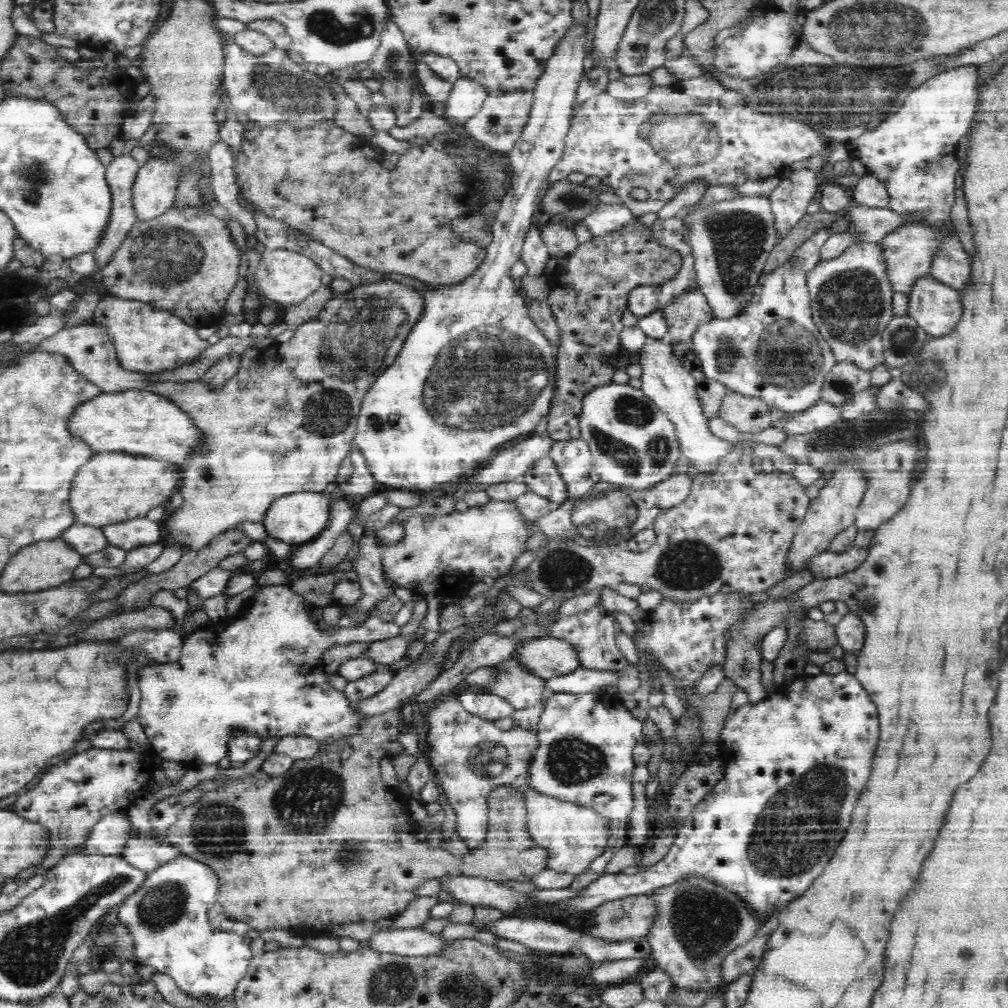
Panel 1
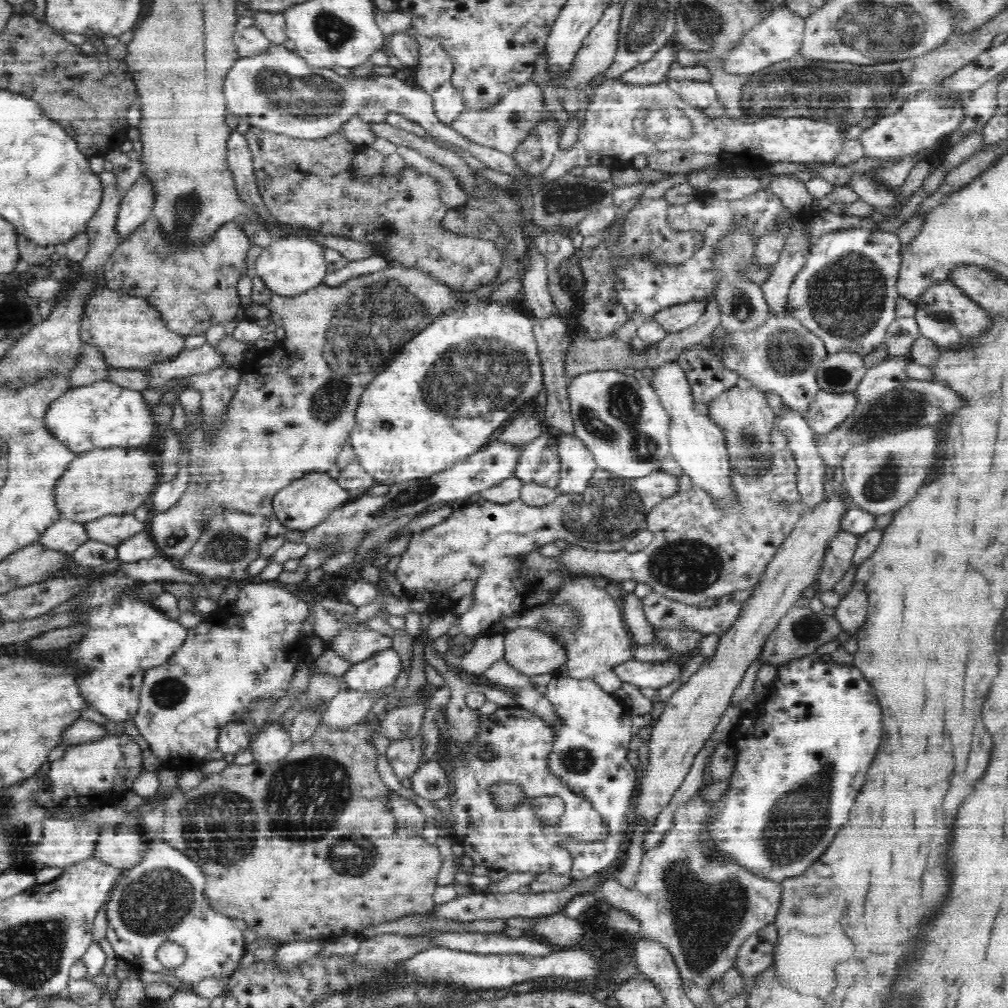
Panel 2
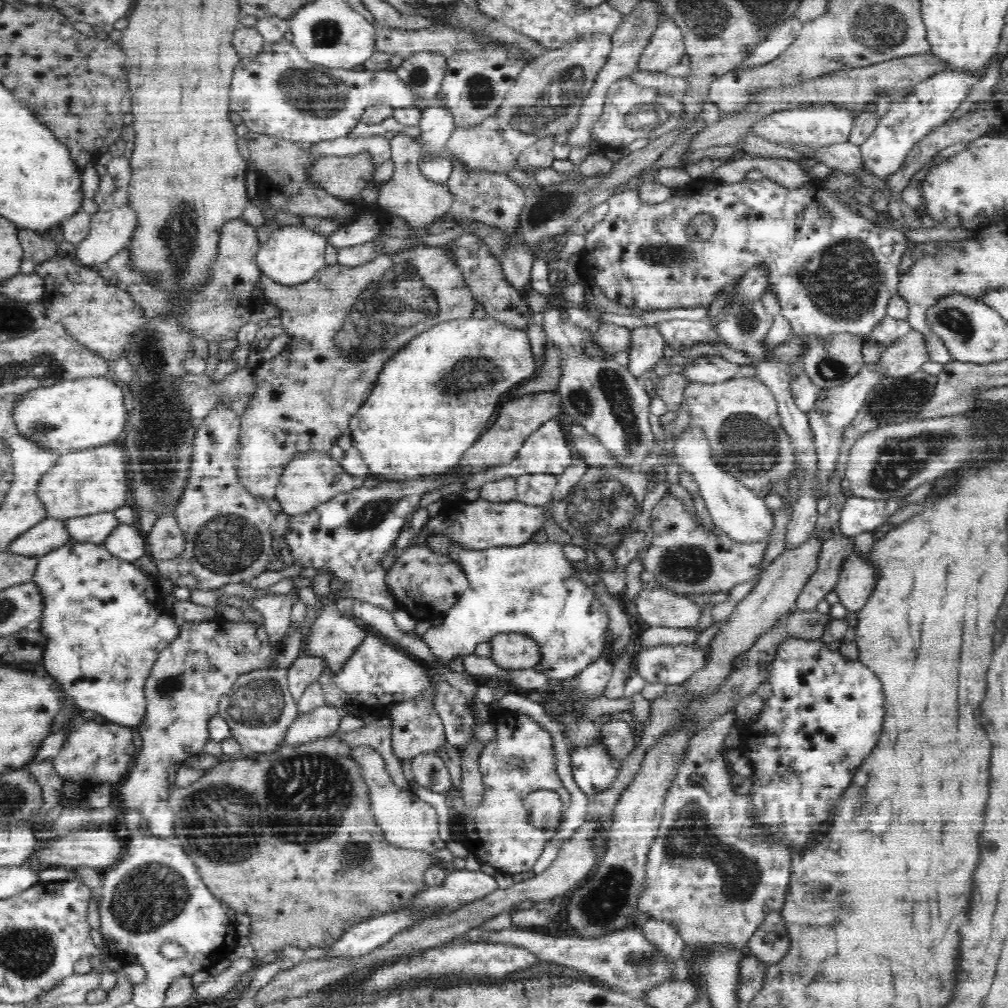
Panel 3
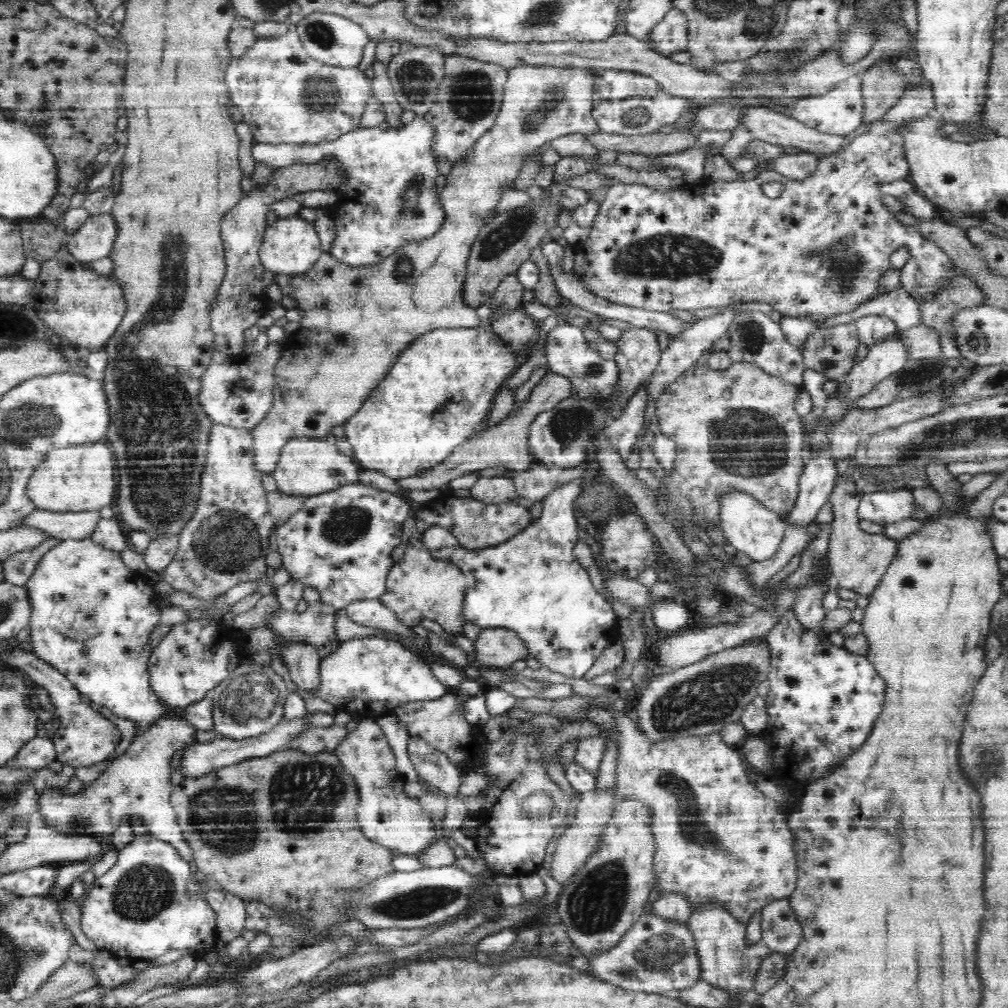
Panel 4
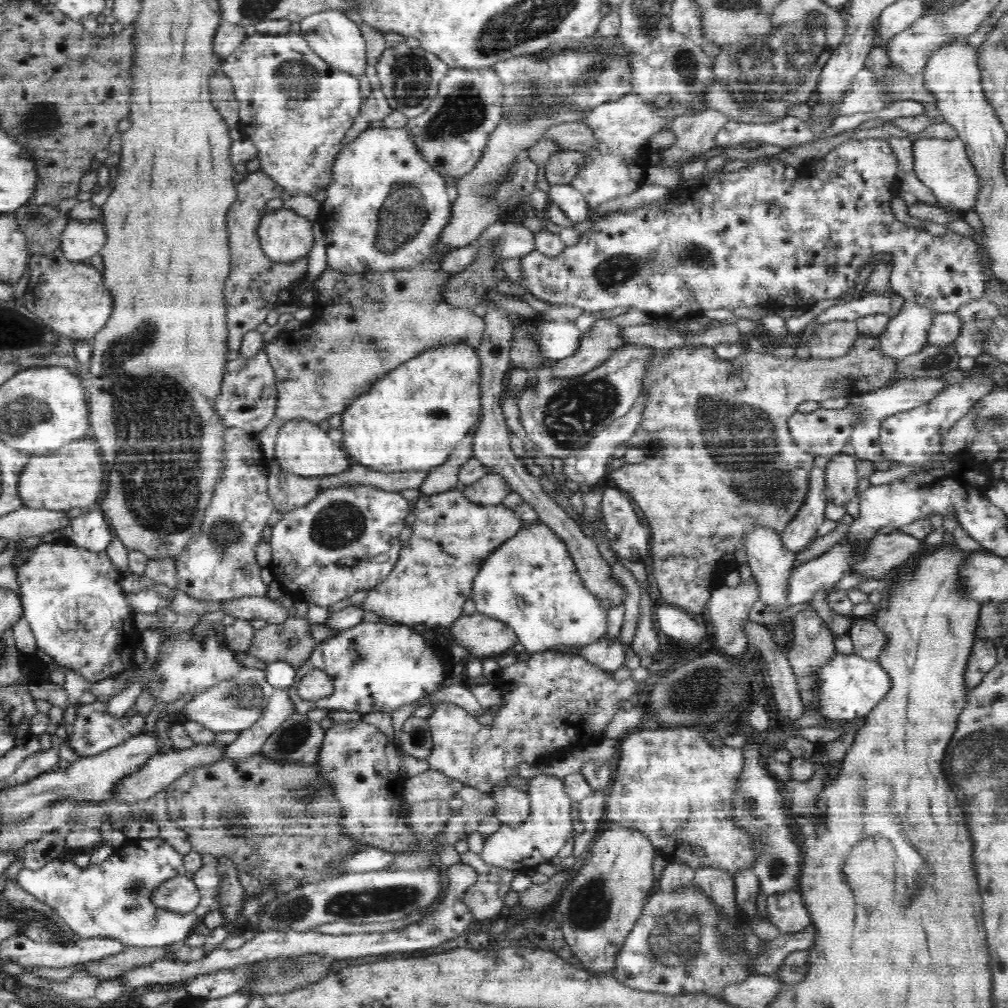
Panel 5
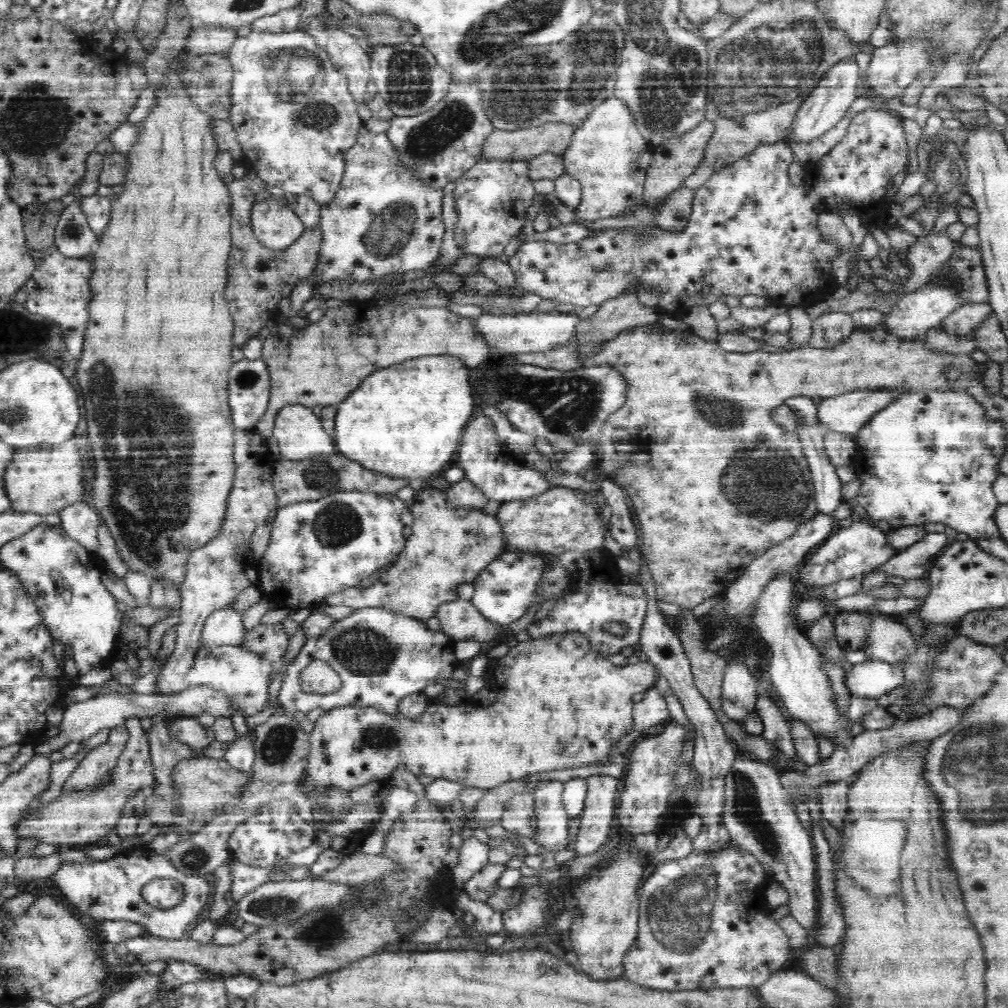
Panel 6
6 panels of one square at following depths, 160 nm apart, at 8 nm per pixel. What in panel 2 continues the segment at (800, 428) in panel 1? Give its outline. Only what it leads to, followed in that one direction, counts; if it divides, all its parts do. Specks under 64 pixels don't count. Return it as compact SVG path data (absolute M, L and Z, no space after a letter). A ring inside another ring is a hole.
M821 390L801 416L812 432L827 433L853 414L857 405L854 393L832 394Z

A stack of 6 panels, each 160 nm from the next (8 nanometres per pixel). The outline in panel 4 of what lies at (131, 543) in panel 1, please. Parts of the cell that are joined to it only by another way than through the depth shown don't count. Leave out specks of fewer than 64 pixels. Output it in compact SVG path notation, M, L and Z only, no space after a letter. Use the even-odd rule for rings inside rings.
M34 511L25 516L19 528L38 529L55 541L88 540L100 522L98 511L50 512Z

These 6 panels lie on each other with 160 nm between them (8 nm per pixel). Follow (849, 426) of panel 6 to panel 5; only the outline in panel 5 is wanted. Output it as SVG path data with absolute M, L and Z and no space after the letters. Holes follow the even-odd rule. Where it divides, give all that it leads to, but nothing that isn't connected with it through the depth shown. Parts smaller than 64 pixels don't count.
M943 377L898 379L891 385L851 397L849 406L855 408L859 421L852 427L849 443L850 446L853 446L857 459L872 462L876 471L887 471L897 467L894 466L894 463L886 461L881 455L882 449L878 440L881 422L897 412L918 408L921 404L926 404L929 400L932 400L933 396L936 396L937 392L946 387L947 380Z

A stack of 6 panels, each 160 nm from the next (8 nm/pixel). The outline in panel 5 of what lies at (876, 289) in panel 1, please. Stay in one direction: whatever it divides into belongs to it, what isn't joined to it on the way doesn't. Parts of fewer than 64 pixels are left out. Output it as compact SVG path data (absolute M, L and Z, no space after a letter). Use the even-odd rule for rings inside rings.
M847 139L844 142L841 142L837 145L834 149L829 151L824 158L820 159L820 164L818 164L818 172L814 174L814 176L802 176L800 174L800 178L796 177L795 179L788 179L784 176L786 165L783 162L778 161L776 158L771 157L764 157L756 159L753 163L748 164L740 168L740 170L736 170L734 172L727 172L727 173L720 173L717 177L710 178L703 186L700 187L699 190L696 192L692 192L692 194L688 194L688 196L678 196L678 192L674 194L674 199L672 199L672 194L669 192L658 199L657 201L652 201L648 204L644 204L638 209L632 210L632 212L622 212L622 211L612 211L612 214L608 213L608 218L602 217L602 220L596 223L596 226L592 228L590 231L586 231L585 233L581 234L580 240L576 244L572 246L567 246L559 255L555 257L546 257L540 253L540 251L534 249L532 252L521 256L518 260L520 260L520 267L522 268L521 271L521 281L519 282L522 288L525 288L527 292L533 294L536 298L549 302L551 304L567 304L568 306L574 306L575 308L581 308L585 310L586 313L592 313L596 311L602 310L610 310L616 306L632 306L633 310L645 311L656 318L663 317L664 319L671 321L672 323L677 322L679 319L684 319L684 314L688 314L688 312L696 312L696 310L710 310L710 309L730 309L734 310L739 306L756 306L761 305L763 308L769 311L775 311L778 308L782 308L783 306L793 306L793 307L800 307L804 304L814 304L819 300L826 300L826 299L837 299L839 296L846 294L850 289L853 289L853 286L857 283L857 276L858 270L862 265L865 265L868 262L876 262L879 265L882 264L882 253L890 253L893 254L893 274L891 277L891 289L895 294L899 294L903 296L906 301L912 301L914 303L918 303L924 307L930 307L930 311L934 311L934 313L949 313L955 312L956 308L960 308L962 304L966 304L966 302L970 302L970 300L980 300L980 298L985 297L984 294L986 293L986 271L983 270L983 265L985 260L983 260L984 251L979 246L977 238L969 237L969 236L962 236L961 234L953 233L948 231L946 234L942 236L935 236L931 233L928 233L925 230L920 230L918 228L910 228L906 226L903 222L896 220L896 217L893 215L893 212L890 208L890 202L894 196L894 186L896 186L896 174L898 174L898 158L894 154L882 154L882 146L872 146L872 142L856 142L855 139Z

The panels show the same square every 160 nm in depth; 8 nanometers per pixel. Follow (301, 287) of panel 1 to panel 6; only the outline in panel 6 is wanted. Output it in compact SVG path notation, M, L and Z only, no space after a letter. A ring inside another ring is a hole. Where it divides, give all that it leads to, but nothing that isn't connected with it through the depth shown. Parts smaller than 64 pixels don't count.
M276 197L254 203L250 220L257 241L275 251L292 246L306 230L298 215Z

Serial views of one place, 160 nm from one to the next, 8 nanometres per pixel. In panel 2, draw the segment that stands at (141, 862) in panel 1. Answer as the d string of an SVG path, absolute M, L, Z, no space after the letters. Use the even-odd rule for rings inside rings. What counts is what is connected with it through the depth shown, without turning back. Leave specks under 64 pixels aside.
M106 825L105 828L95 856L116 868L130 870L138 866L150 848L144 836L130 826Z

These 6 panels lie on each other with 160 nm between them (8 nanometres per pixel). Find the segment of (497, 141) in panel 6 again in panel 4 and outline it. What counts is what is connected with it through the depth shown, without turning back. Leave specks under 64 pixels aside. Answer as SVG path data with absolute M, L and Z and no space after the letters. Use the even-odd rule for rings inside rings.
M598 132L585 136L587 142L592 143L598 150L615 150L616 152L633 152L645 154L648 157L662 156L682 152L692 148L697 135L688 132L674 132L674 134L646 134L640 136L626 136Z

